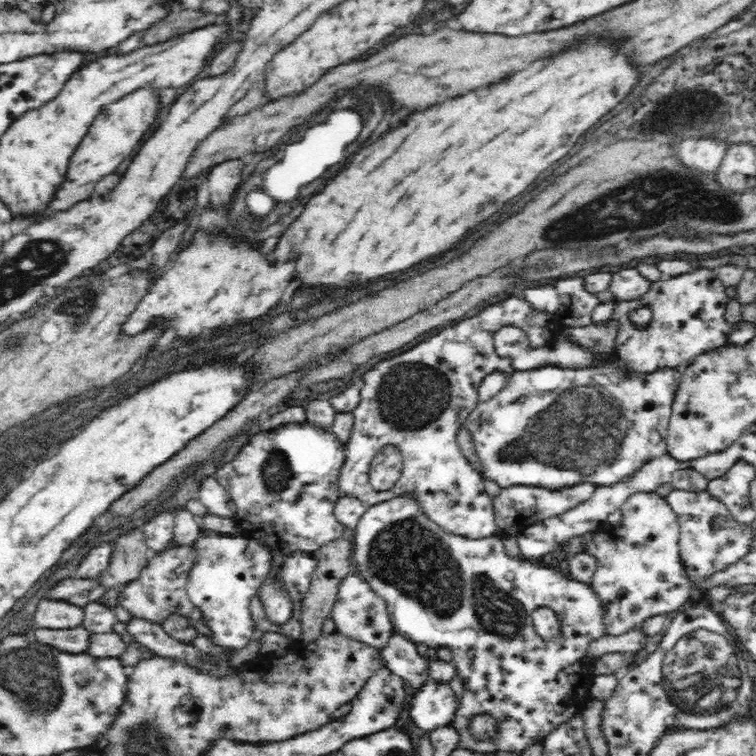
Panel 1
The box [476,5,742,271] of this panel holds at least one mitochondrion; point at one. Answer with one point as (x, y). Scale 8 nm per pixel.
(710, 78)

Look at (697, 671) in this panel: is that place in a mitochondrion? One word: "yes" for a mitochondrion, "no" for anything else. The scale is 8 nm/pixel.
yes

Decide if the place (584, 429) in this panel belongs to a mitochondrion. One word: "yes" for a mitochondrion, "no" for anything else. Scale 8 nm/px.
yes

